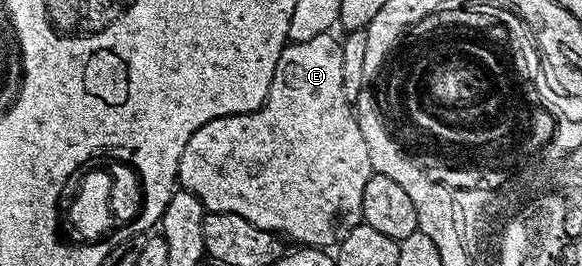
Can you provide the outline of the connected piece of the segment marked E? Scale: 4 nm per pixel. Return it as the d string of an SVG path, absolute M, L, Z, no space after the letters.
M333 32L321 33L307 41L290 41L280 55L280 63L276 63L276 75L272 75L272 87L266 96L266 102L251 113L232 113L229 117L212 119L204 123L188 139L184 147L184 155L178 160L177 184L187 189L205 209L212 213L231 213L248 219L248 223L256 223L264 231L277 233L283 239L298 241L302 247L334 247L343 241L348 231L355 229L362 221L362 200L364 199L364 183L368 183L371 175L370 152L368 143L364 143L364 135L358 126L358 118L352 108L352 102L344 95L344 51L342 41L334 38Z

